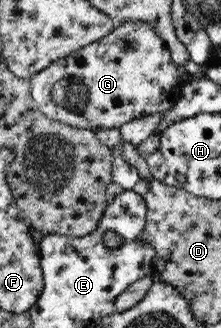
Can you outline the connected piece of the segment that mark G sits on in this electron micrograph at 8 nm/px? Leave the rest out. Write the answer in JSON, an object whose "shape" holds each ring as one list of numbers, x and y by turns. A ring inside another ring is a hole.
{"shape":[[128,20,128,22,116,23,104,38,32,74,31,95,36,106,47,118,83,130,93,130,96,133,98,130,119,129,124,124,143,120,159,113,166,118,178,104,178,100,182,98,182,92,191,80,190,76,183,66,174,62,170,48,156,31,156,25,153,22]]}

